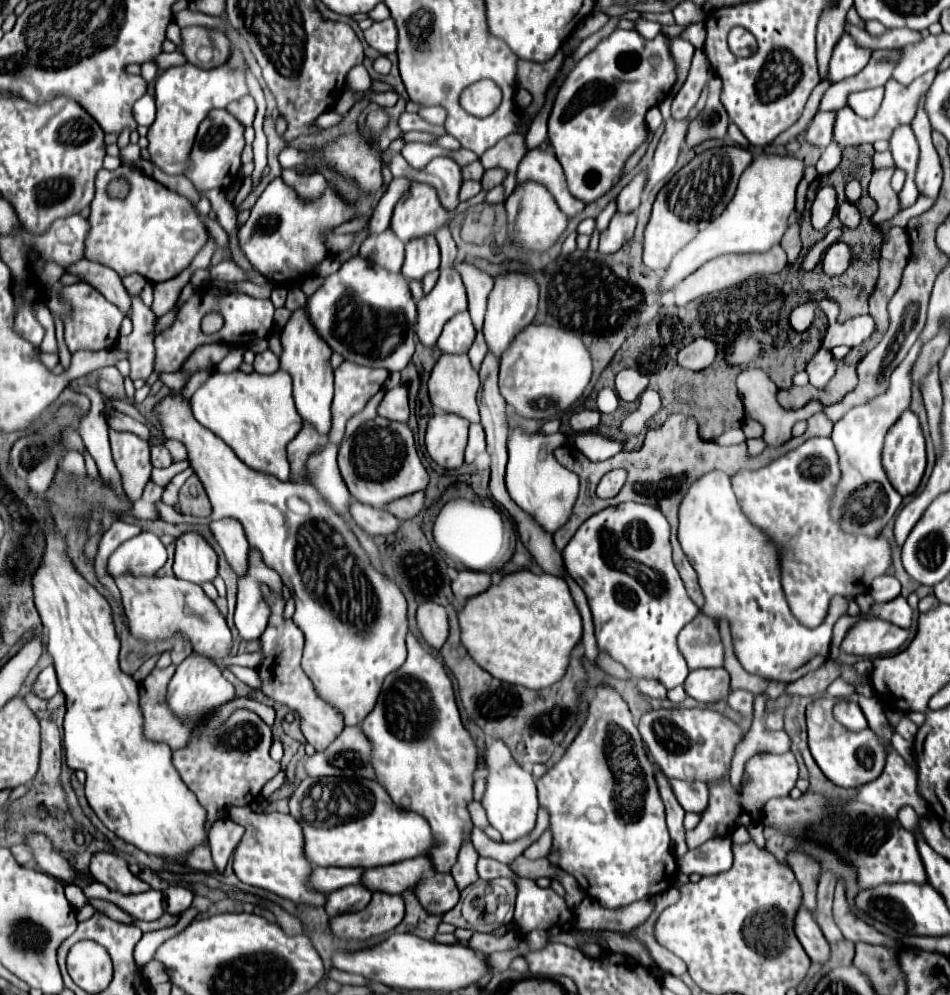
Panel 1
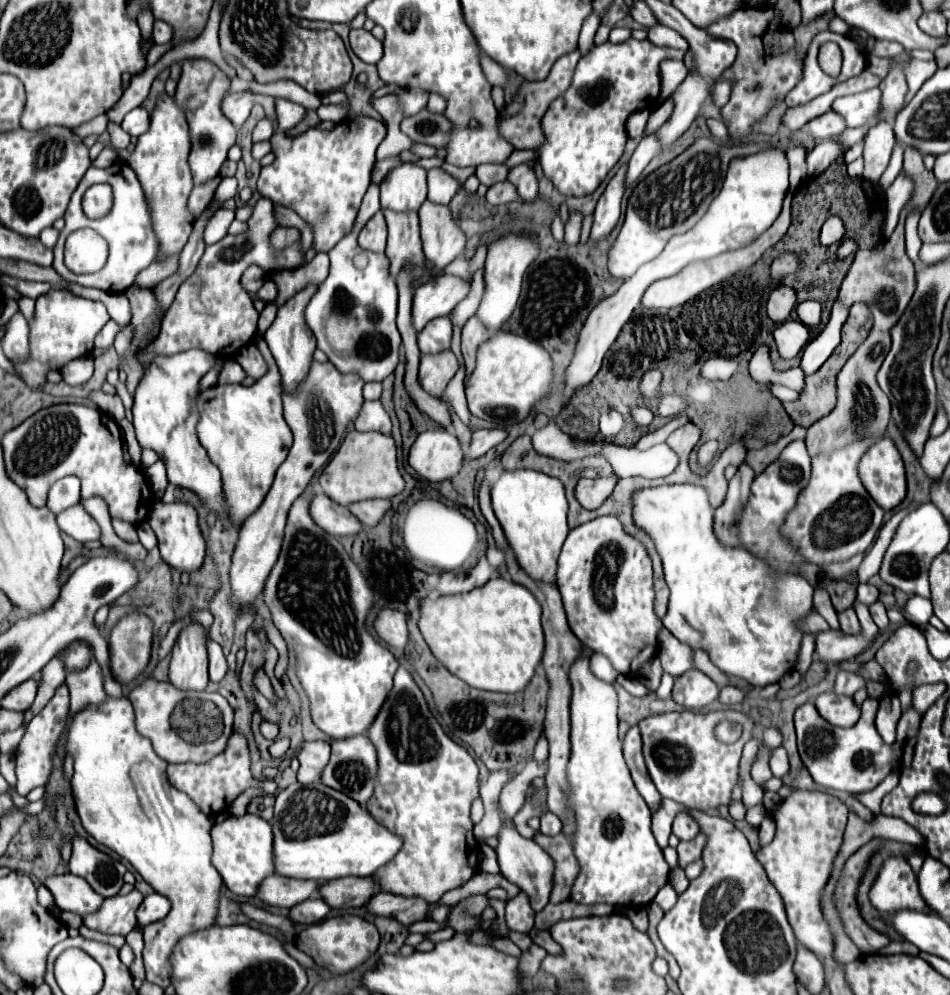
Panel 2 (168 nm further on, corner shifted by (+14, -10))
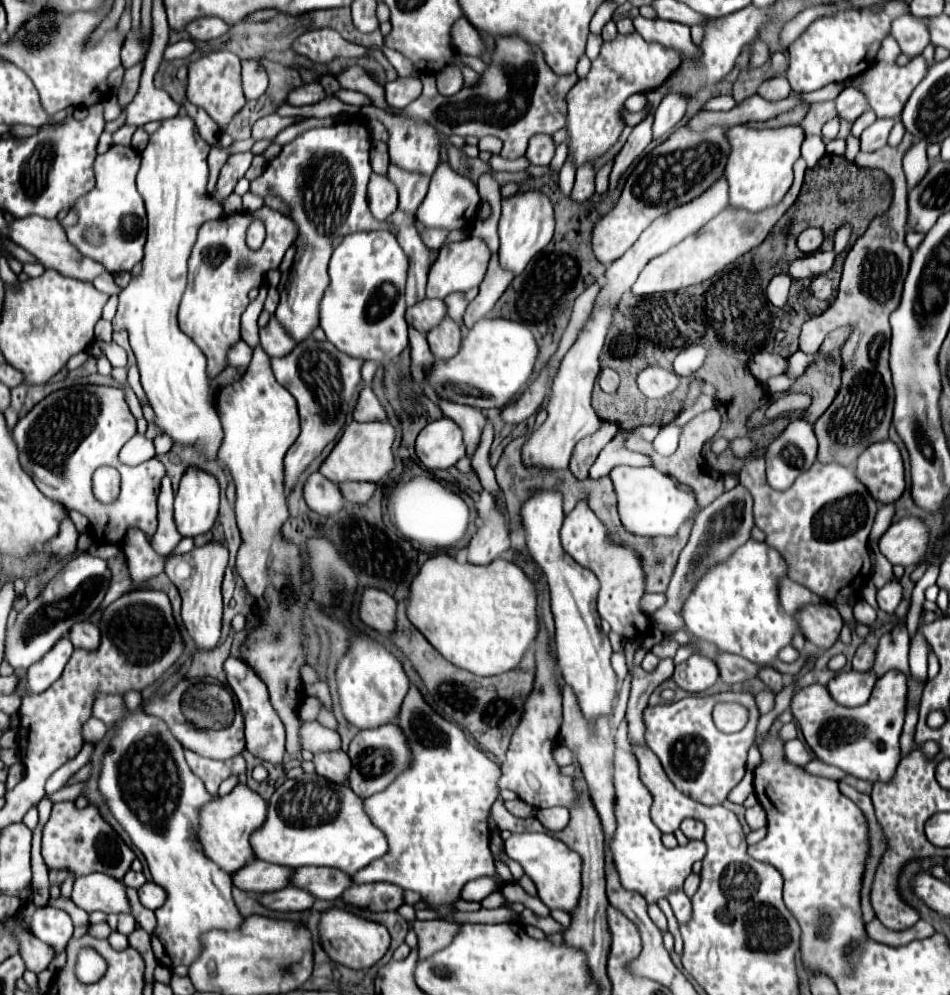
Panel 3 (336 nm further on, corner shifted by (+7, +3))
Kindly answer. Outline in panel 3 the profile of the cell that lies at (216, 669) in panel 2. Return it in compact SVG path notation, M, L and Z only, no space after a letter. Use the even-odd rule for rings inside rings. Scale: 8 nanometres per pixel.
M227 657L223 667L225 667L225 673L227 673L227 685L231 687L231 691L239 699L239 709L241 709L243 723L245 723L247 751L261 761L267 761L267 763L273 763L273 765L283 763L283 757L285 757L285 727L281 723L279 715L275 713L275 709L271 707L265 683L255 675L255 671L251 667L247 667L237 657Z

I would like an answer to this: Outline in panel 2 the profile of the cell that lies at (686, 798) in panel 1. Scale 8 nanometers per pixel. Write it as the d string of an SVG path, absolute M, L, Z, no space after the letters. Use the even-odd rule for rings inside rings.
M682 810L676 814L676 820L672 824L672 832L680 840L692 840L700 832L700 826L696 824L696 820L692 820L692 814L688 810Z

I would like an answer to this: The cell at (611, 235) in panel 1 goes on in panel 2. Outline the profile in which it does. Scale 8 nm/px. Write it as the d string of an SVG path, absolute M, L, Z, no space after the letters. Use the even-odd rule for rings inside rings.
M626 166L618 170L618 174L610 180L602 198L598 200L598 206L594 210L594 224L592 224L590 240L604 240L616 228L622 214L620 202L624 194L624 174L626 174Z

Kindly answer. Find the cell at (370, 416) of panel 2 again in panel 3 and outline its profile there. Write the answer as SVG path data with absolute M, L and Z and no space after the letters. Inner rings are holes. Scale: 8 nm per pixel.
M363 387L357 399L357 405L353 409L353 419L355 421L383 421L387 415L381 407L381 403L377 401L375 393L371 391L371 387Z

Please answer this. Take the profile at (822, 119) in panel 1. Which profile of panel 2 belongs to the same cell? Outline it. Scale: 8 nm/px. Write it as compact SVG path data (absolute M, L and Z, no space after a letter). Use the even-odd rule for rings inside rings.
M830 110L830 112L810 120L806 124L806 128L808 128L808 136L812 140L826 140L826 138L832 138L834 134L840 134L846 128L846 122L834 110Z

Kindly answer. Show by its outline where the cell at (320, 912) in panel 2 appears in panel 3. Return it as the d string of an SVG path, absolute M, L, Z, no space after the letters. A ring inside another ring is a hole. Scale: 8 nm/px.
M287 885L285 889L275 893L263 893L259 897L259 903L273 911L305 911L305 909L311 909L311 905L315 903L315 897L311 897L307 891Z

